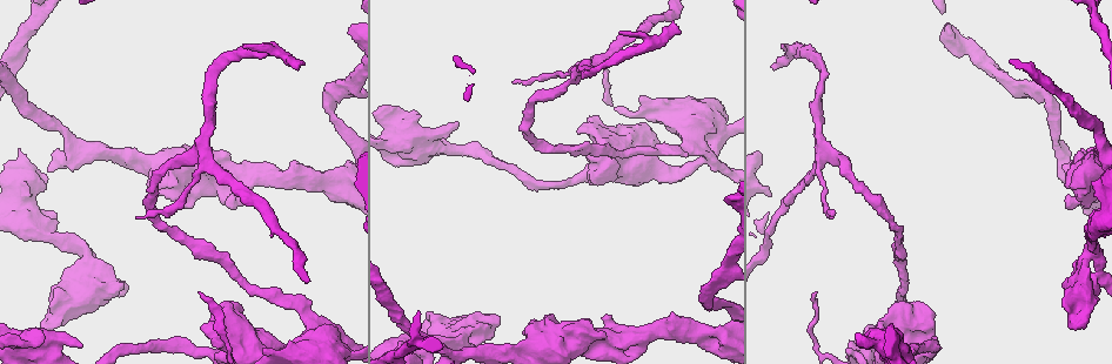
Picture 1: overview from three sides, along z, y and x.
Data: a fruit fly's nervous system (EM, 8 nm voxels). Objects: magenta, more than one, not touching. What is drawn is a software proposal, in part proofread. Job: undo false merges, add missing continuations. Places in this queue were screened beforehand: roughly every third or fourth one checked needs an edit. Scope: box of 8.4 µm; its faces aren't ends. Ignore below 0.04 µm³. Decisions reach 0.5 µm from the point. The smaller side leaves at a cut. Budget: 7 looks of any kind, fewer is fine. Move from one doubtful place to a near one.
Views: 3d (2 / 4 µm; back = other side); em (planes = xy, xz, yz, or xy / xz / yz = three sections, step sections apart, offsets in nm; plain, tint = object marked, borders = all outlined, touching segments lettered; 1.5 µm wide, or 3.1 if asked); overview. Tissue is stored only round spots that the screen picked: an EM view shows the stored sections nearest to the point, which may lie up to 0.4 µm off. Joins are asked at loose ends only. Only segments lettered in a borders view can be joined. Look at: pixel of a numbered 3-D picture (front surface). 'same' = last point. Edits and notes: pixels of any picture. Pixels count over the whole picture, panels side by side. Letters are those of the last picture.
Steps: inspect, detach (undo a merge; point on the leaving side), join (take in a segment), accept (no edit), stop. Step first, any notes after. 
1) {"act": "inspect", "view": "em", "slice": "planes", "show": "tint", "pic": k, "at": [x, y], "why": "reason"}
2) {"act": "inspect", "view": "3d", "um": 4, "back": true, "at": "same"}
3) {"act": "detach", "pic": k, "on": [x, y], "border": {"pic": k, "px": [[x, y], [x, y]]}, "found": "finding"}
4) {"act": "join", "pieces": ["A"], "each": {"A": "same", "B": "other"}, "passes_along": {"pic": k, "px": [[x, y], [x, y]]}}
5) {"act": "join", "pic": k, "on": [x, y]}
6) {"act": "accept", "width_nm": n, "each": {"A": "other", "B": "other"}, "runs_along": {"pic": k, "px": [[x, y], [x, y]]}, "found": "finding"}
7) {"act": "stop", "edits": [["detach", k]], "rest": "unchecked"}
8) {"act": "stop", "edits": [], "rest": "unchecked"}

{"act": "inspect", "view": "em", "slice": "planes", "show": "plain", "pic": 1, "at": [705, 158]}

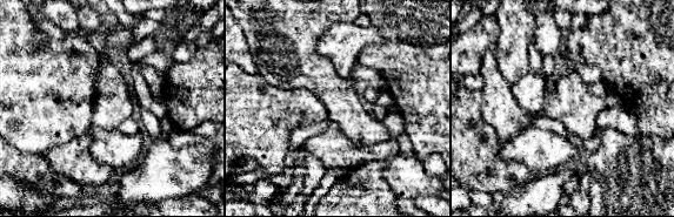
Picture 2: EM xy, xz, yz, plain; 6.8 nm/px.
{"act": "inspect", "view": "em", "slice": "planes", "show": "borders", "at": "same", "why": "see the neighbours"}

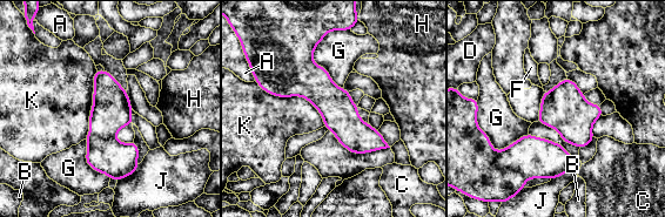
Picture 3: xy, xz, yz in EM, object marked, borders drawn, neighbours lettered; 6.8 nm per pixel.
{"act": "accept", "width_nm": 90, "each": {"A": "other", "B": "other", "C": "other", "D": "other", "F": "other", "G": "other", "H": "other", "J": "other", "K": "other"}, "border": {"pic": 3, "px": [[254, 81], [304, 97], [324, 126]]}, "found": "one neuron here"}

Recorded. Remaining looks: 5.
{"act": "inspect", "view": "3d", "um": 4, "pic": 1, "at": [673, 22], "why": "branch stops here"}

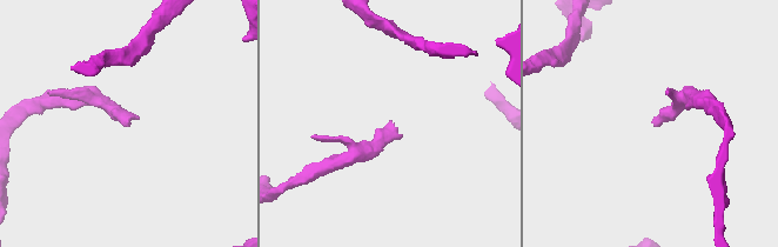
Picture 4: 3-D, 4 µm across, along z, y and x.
{"act": "inspect", "view": "em", "slice": "planes", "show": "borders", "pic": 4, "at": [389, 120], "why": "need the tissue"}

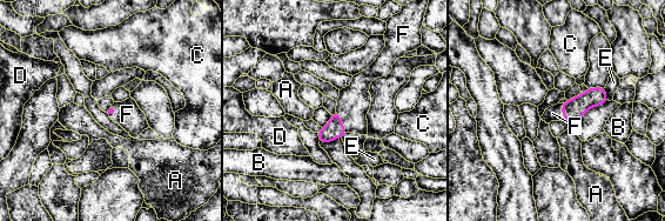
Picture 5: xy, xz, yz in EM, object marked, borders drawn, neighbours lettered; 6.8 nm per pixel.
{"act": "join", "pieces": ["F"], "each": {"A": "other", "B": "other", "C": "other", "D": "other", "E": "other", "F": "same"}, "found": "it goes on there"}

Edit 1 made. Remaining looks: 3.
{"act": "inspect", "view": "3d", "um": 4, "pic": 1, "at": [462, 334], "why": "looks like a crossing"}

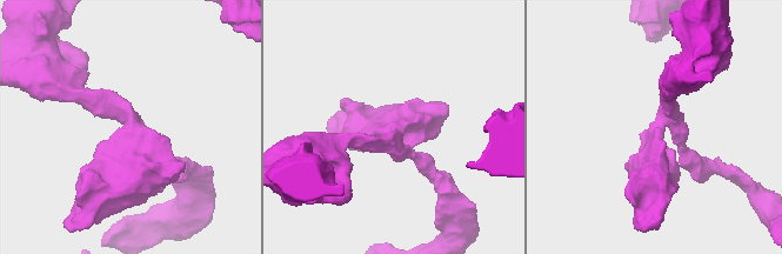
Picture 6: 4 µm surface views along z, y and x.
{"act": "inspect", "view": "em", "slice": "planes", "show": "borders", "pic": 6, "at": [655, 131], "arms": 4}

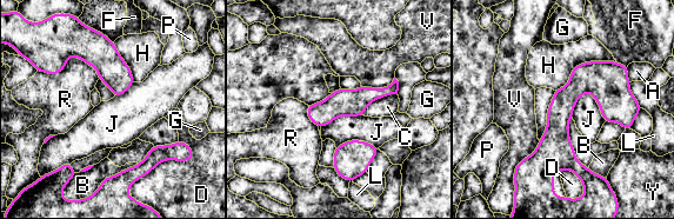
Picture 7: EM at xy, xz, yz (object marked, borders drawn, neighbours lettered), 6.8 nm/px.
{"act": "accept", "width_nm": 170, "each": {"A": "other", "B": "other", "C": "other", "D": "other", "F": "other", "G": "other", "H": "other", "J": "other", "L": "other", "P": "other", "R": "other", "V": "other", "Y": "other"}, "border": {"pic": 7, "px": [[581, 94], [593, 97], [605, 121]]}, "found": "all the same neuron"}

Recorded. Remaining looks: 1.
{"act": "stop", "edits": [["join", 5]], "rest": "unchecked"}

